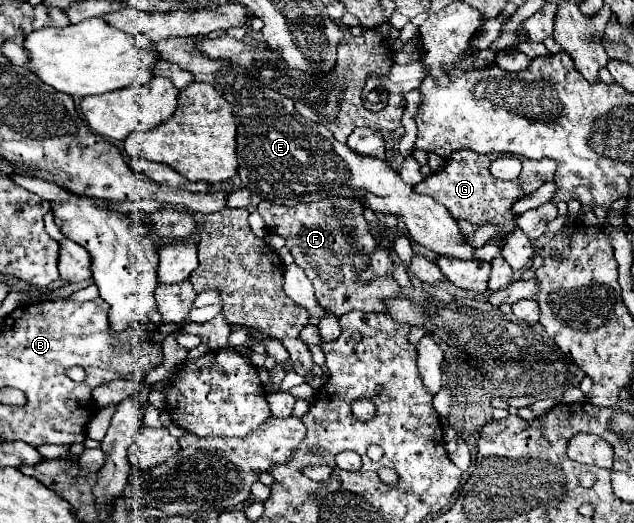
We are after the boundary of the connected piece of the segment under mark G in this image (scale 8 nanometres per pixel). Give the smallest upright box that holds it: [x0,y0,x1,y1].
[415,150,555,240]

